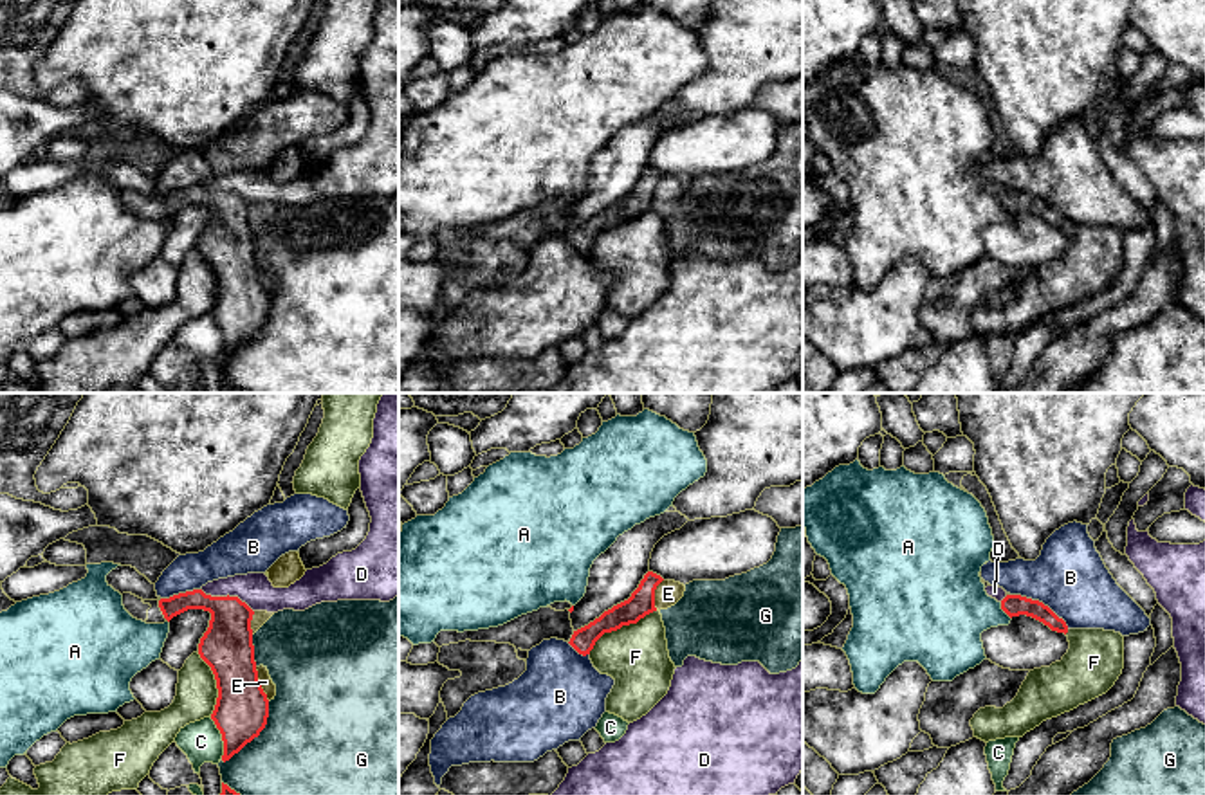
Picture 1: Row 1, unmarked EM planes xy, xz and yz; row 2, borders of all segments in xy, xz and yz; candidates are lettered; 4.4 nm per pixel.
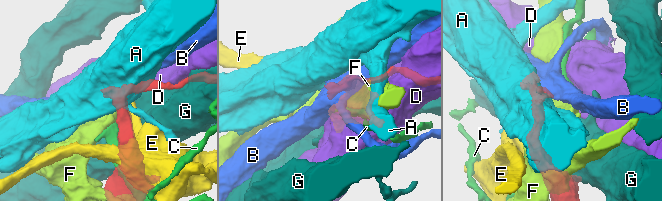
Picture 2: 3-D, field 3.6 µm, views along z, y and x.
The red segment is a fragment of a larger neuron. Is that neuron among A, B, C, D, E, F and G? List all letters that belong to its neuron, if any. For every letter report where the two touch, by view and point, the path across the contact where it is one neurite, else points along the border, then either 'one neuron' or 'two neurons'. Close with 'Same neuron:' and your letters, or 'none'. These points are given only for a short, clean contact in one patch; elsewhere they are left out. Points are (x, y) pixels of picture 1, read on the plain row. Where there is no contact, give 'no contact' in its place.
A: meets red in yz at (1003, 206); border along yz (1000, 199), (1000, 204), (1011, 215); two neurons
B: meets red in yz at (1041, 199); border along yz (1011, 190), (1041, 197), (1068, 224); two neurons
C: meets red in xy at (222, 334); two neurons
D: meets red in xy at (228, 191); two neurons
E: meets red in xy at (258, 280); two neurons
F: meets red in xz at (621, 222); two neurons
G: meets red in xy at (255, 332); two neurons
Same neuron: none

